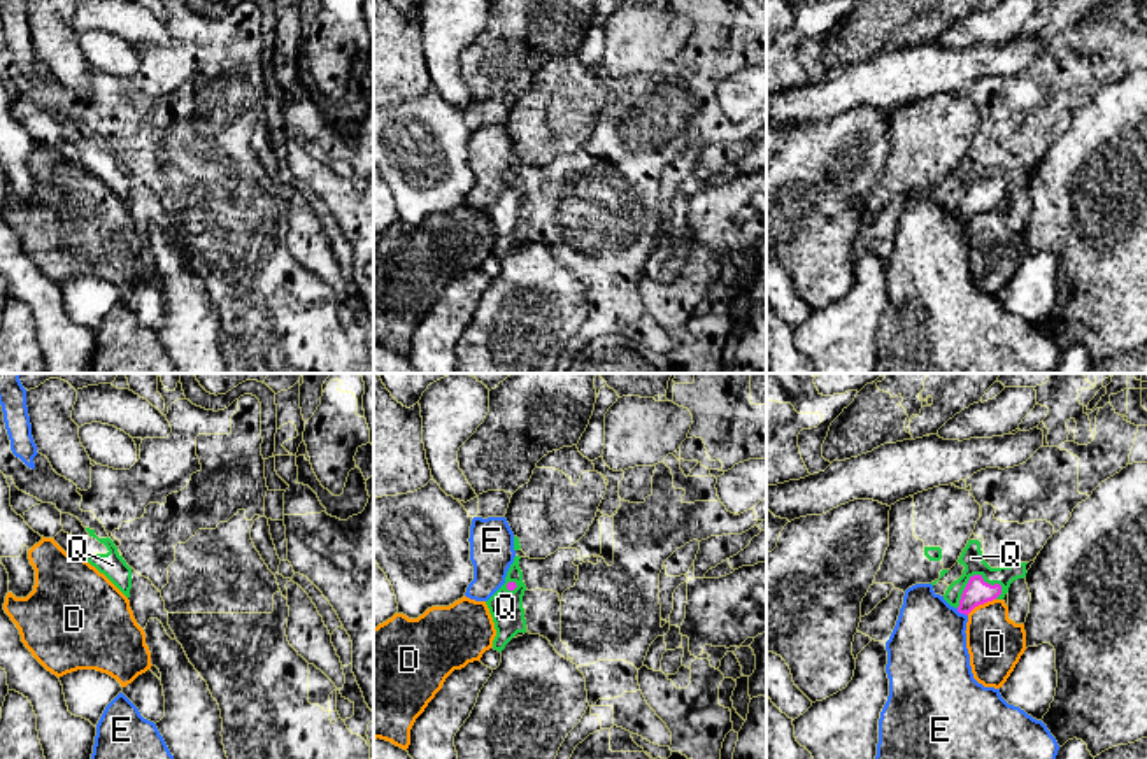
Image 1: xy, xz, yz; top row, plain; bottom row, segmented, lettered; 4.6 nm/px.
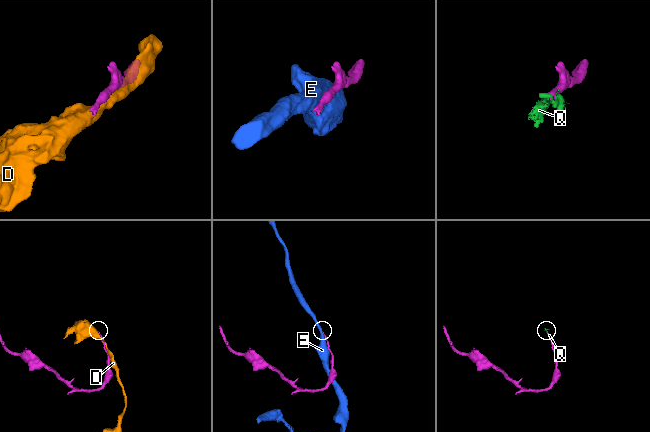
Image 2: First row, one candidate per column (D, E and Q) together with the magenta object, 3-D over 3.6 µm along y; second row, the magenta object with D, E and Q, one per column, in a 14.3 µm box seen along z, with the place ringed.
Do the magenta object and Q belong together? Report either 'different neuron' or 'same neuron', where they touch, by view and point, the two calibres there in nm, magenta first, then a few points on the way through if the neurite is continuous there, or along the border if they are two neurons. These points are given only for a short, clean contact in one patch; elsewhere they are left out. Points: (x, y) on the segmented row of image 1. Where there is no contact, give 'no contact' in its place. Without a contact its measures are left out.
same neuron | yz (972, 577) | 120/110 nm

